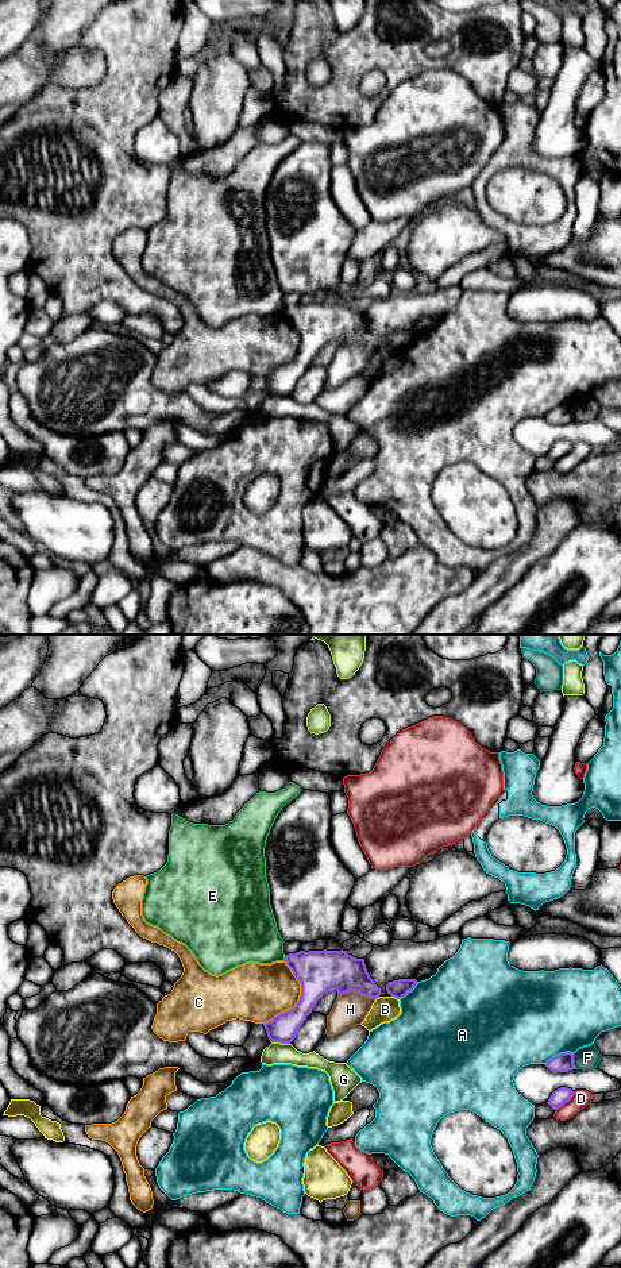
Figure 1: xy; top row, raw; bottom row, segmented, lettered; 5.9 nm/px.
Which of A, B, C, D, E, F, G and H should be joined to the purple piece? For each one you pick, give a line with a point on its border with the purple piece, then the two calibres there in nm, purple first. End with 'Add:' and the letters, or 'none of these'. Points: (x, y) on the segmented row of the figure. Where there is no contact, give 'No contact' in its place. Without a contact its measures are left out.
Add: none of these

